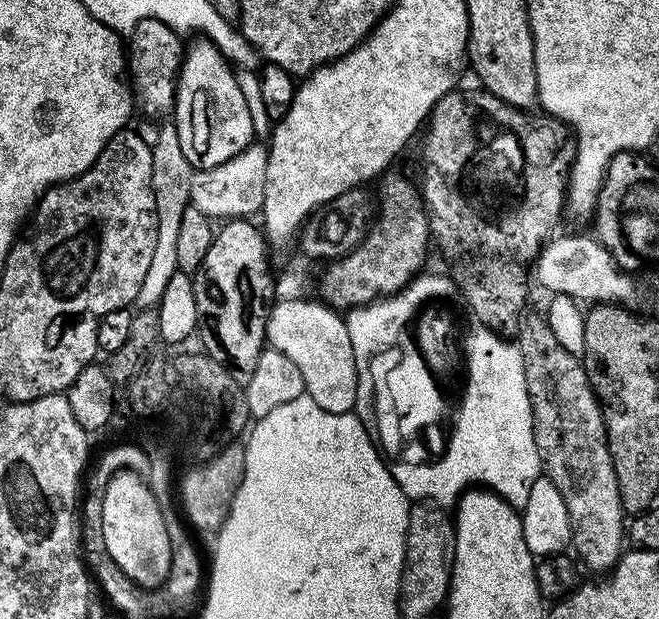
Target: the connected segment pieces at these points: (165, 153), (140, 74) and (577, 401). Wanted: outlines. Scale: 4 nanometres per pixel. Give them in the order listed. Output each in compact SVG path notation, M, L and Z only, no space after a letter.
M174 124L158 129L156 140L151 141L151 146L152 189L158 222L158 242L154 242L154 255L150 258L150 267L146 269L146 278L142 278L142 286L138 286L135 303L141 309L155 309L170 278L177 273L178 229L181 227L182 214L190 204L190 182L194 171L192 164L186 162L186 154L182 154L182 142L178 142L178 130Z
M143 19L135 24L128 39L126 70L133 105L138 112L148 116L169 115L175 107L176 77L183 60L184 42L181 42L181 35L157 19Z
M543 315L523 317L518 347L530 394L534 446L538 446L540 470L558 488L569 512L571 547L588 568L611 570L620 561L626 545L626 513L620 501L618 478L608 449L604 409L584 369L581 357L566 350Z

